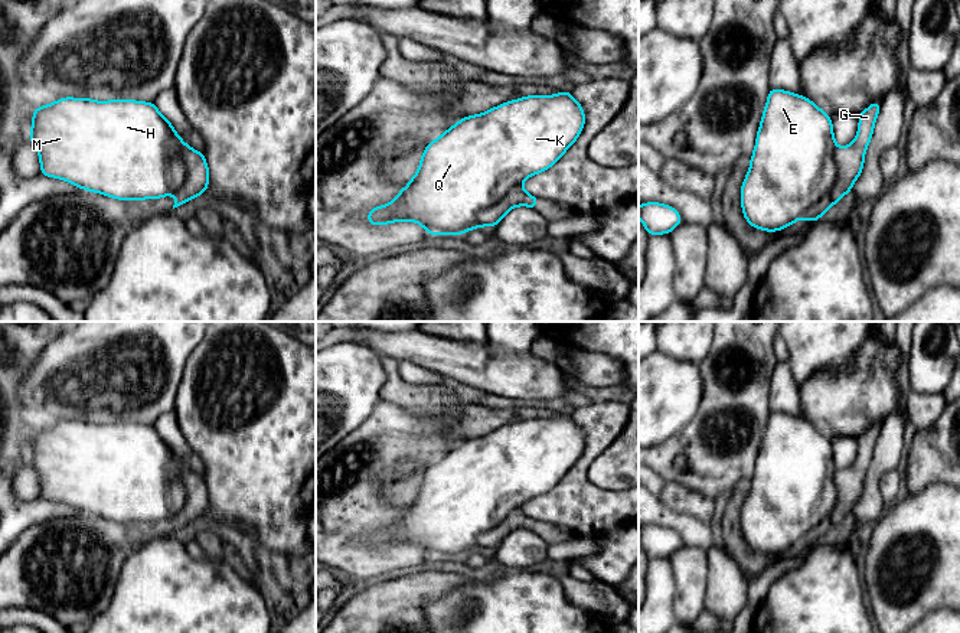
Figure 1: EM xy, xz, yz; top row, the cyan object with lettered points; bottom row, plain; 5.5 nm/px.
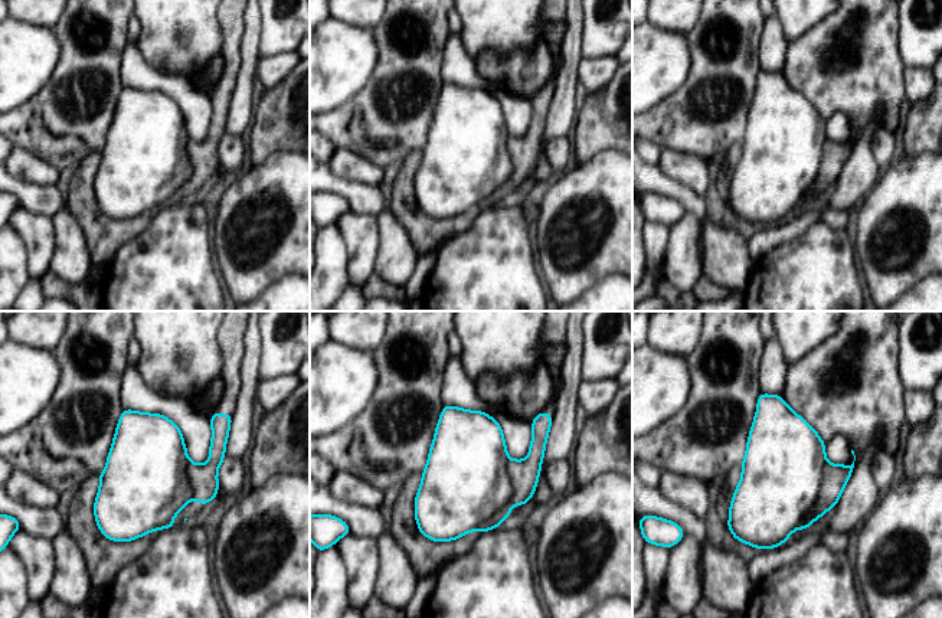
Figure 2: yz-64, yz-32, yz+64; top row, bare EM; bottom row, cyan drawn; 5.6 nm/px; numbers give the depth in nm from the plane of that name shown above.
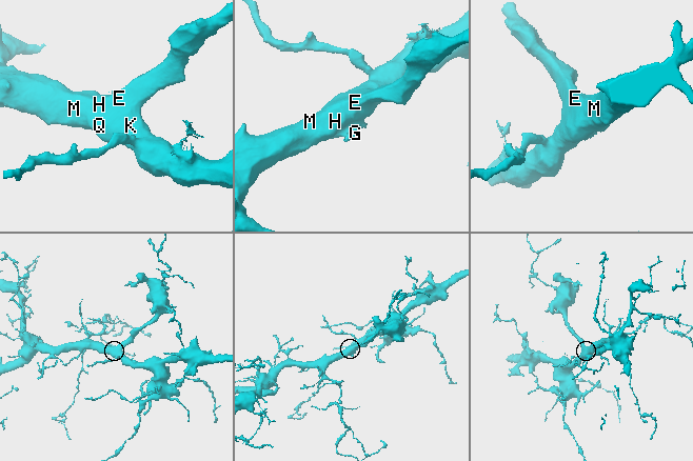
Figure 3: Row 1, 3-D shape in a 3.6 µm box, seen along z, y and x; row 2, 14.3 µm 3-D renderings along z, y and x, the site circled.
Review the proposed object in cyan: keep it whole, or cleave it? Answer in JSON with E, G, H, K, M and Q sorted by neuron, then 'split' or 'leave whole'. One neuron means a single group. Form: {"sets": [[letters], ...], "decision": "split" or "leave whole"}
{"sets": [["E", "H", "K", "M", "Q"], ["G"]], "decision": "split"}

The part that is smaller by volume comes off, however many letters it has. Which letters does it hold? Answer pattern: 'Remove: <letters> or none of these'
Remove: G

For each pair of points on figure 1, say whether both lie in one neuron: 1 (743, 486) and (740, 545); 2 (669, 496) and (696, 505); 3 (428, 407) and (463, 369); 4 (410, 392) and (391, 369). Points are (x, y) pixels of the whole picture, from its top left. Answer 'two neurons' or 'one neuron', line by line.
1: one neuron
2: one neuron
3: two neurons
4: one neuron

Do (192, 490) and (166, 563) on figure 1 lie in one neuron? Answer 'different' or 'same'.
different

